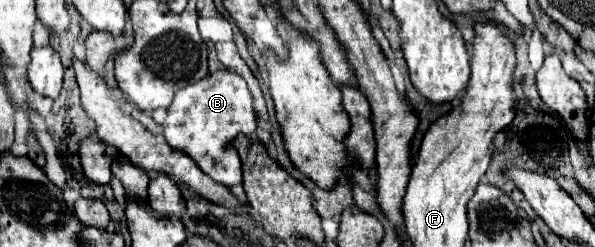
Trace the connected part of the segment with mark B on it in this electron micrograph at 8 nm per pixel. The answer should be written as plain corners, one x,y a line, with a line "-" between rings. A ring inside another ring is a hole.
219,70
177,92
163,130
167,142
189,154
207,176
223,186
233,186
237,184
237,164
231,170
231,162
225,162
225,144
229,144
237,132
255,132
255,124
251,94
243,78
231,70

